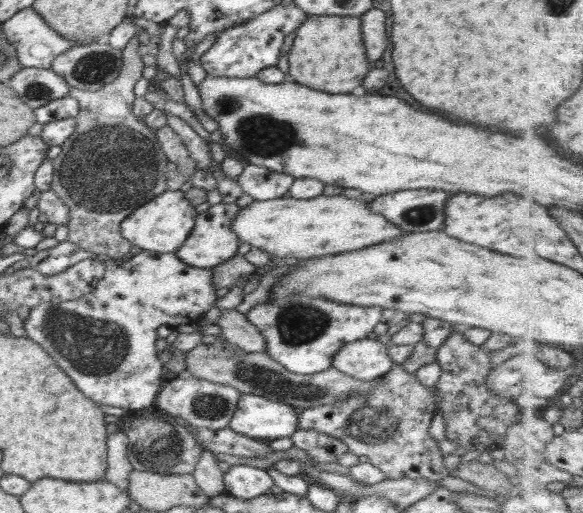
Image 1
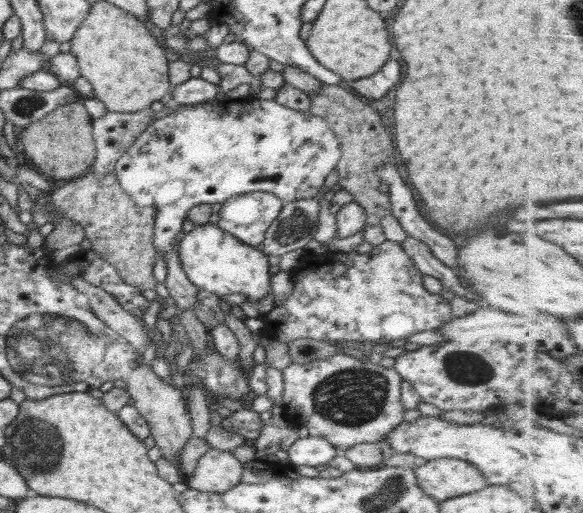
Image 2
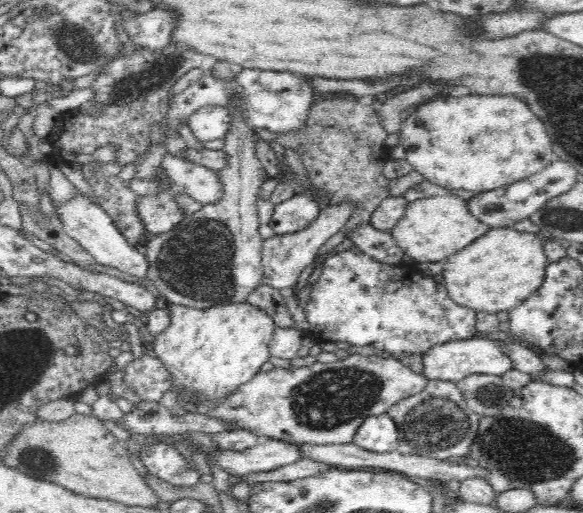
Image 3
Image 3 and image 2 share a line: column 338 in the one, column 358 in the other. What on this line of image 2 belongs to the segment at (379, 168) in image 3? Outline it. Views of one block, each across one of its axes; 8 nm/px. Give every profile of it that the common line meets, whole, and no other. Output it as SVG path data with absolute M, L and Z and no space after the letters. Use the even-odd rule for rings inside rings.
M322 84L322 87L316 92L309 93L308 96L310 100L308 112L324 119L338 137L341 157L335 169L338 171L341 190L350 192L354 196L354 201L364 209L367 216L364 228L378 225L390 213L391 202L388 193L378 190L382 182L376 174L376 169L389 160L397 161L392 150L392 140L382 124L381 114L370 105L361 102L359 96L353 96L340 86Z

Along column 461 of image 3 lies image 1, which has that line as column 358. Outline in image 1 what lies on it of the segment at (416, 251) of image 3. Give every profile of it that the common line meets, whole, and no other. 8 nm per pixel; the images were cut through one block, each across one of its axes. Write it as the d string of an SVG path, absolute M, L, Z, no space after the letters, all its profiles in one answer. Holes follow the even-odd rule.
M324 196L308 200L297 198L274 198L274 200L252 202L232 220L232 229L241 242L248 242L278 258L314 258L354 252L366 246L392 242L404 235L406 230L398 228L380 213L376 213L360 199Z

